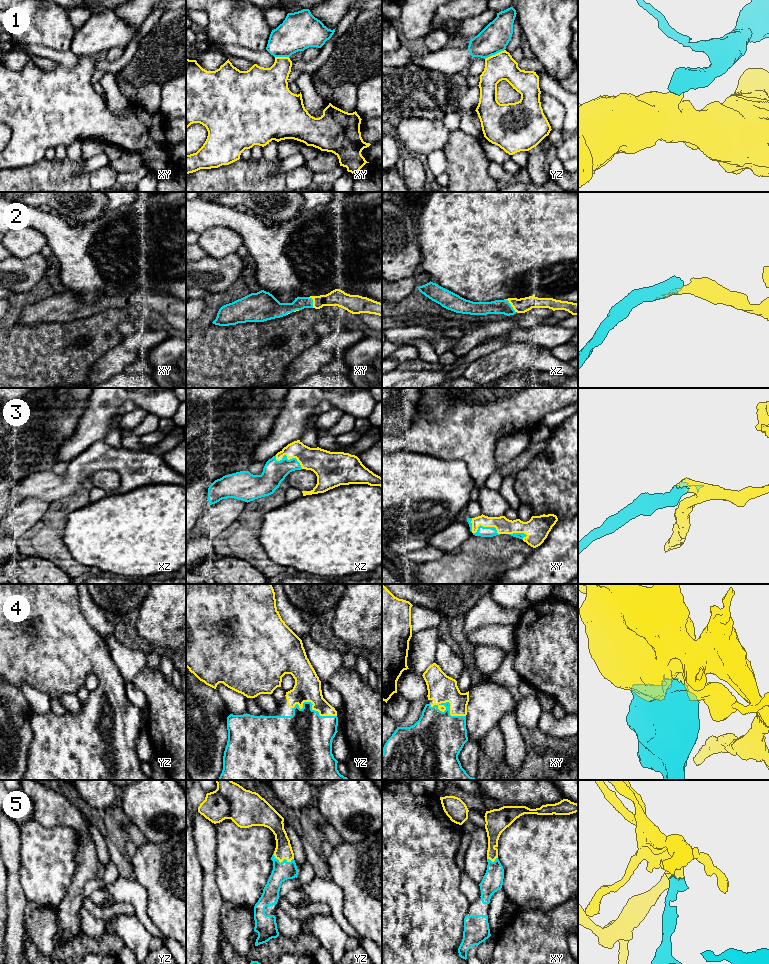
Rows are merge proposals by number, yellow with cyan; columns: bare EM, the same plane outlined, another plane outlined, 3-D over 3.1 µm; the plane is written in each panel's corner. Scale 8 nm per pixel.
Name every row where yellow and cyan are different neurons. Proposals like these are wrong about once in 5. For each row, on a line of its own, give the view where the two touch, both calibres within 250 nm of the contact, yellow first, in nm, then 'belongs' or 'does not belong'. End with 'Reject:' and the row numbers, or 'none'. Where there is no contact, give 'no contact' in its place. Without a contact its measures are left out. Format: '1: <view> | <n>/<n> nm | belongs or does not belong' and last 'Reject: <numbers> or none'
1: yz | 220/240 nm | does not belong
2: xz | 120/110 nm | belongs
3: xy | 130/80 nm | belongs
4: xy | 220/400 nm | belongs
5: yz | 140/150 nm | belongs
Reject: 1

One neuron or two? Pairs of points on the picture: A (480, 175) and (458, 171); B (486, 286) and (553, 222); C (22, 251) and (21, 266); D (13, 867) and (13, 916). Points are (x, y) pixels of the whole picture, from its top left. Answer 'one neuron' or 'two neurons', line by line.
A: one neuron
B: one neuron
C: two neurons
D: one neuron

